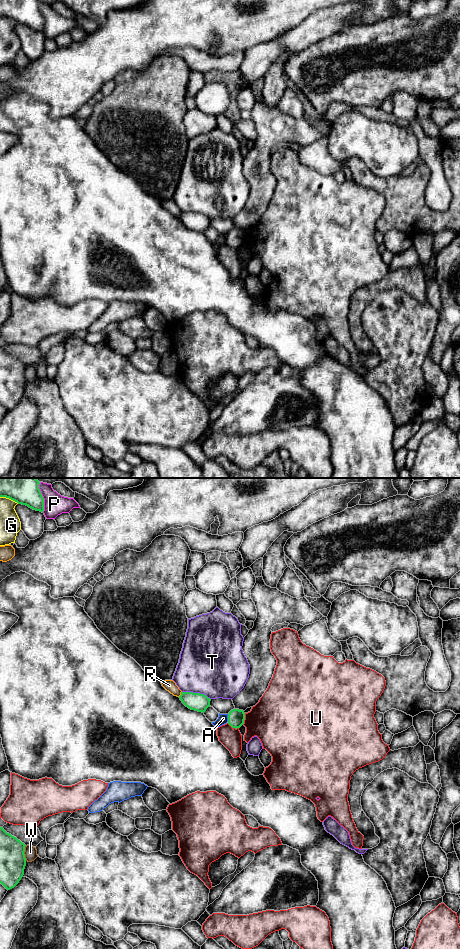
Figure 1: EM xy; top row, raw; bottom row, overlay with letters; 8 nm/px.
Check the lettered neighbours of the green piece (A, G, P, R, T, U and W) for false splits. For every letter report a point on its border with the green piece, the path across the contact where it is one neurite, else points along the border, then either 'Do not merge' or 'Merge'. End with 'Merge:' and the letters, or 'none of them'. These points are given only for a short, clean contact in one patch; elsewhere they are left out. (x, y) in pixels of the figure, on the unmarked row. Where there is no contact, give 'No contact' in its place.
A: Touches green at xy (228, 238). Boundary: xy (227, 234), (228, 241). Do not merge
G: Touches green at xy (9, 18). Do not merge
P: Touches green at xy (42, 17). Do not merge
R: Touches green at xy (181, 214). Do not merge
T: Touches green at xy (196, 213). Do not merge
U: Touches green at xy (244, 239). Do not merge
W: Touches green at xy (23, 373). Do not merge
Merge: none of them

